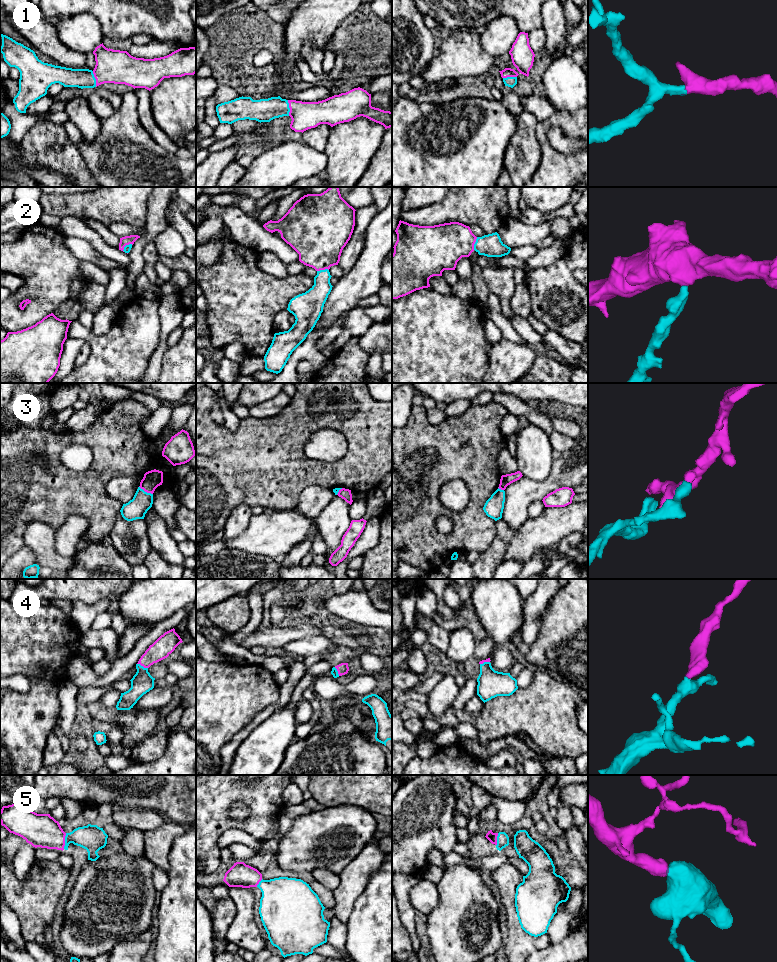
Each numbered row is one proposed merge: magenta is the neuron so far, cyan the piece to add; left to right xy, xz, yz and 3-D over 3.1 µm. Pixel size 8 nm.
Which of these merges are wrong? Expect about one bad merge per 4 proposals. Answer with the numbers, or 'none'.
3

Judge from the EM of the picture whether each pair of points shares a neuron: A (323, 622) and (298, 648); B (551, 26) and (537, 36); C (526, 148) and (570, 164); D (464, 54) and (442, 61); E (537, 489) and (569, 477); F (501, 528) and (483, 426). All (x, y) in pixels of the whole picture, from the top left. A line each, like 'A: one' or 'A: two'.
A: one
B: two
C: two
D: one
E: one
F: two

